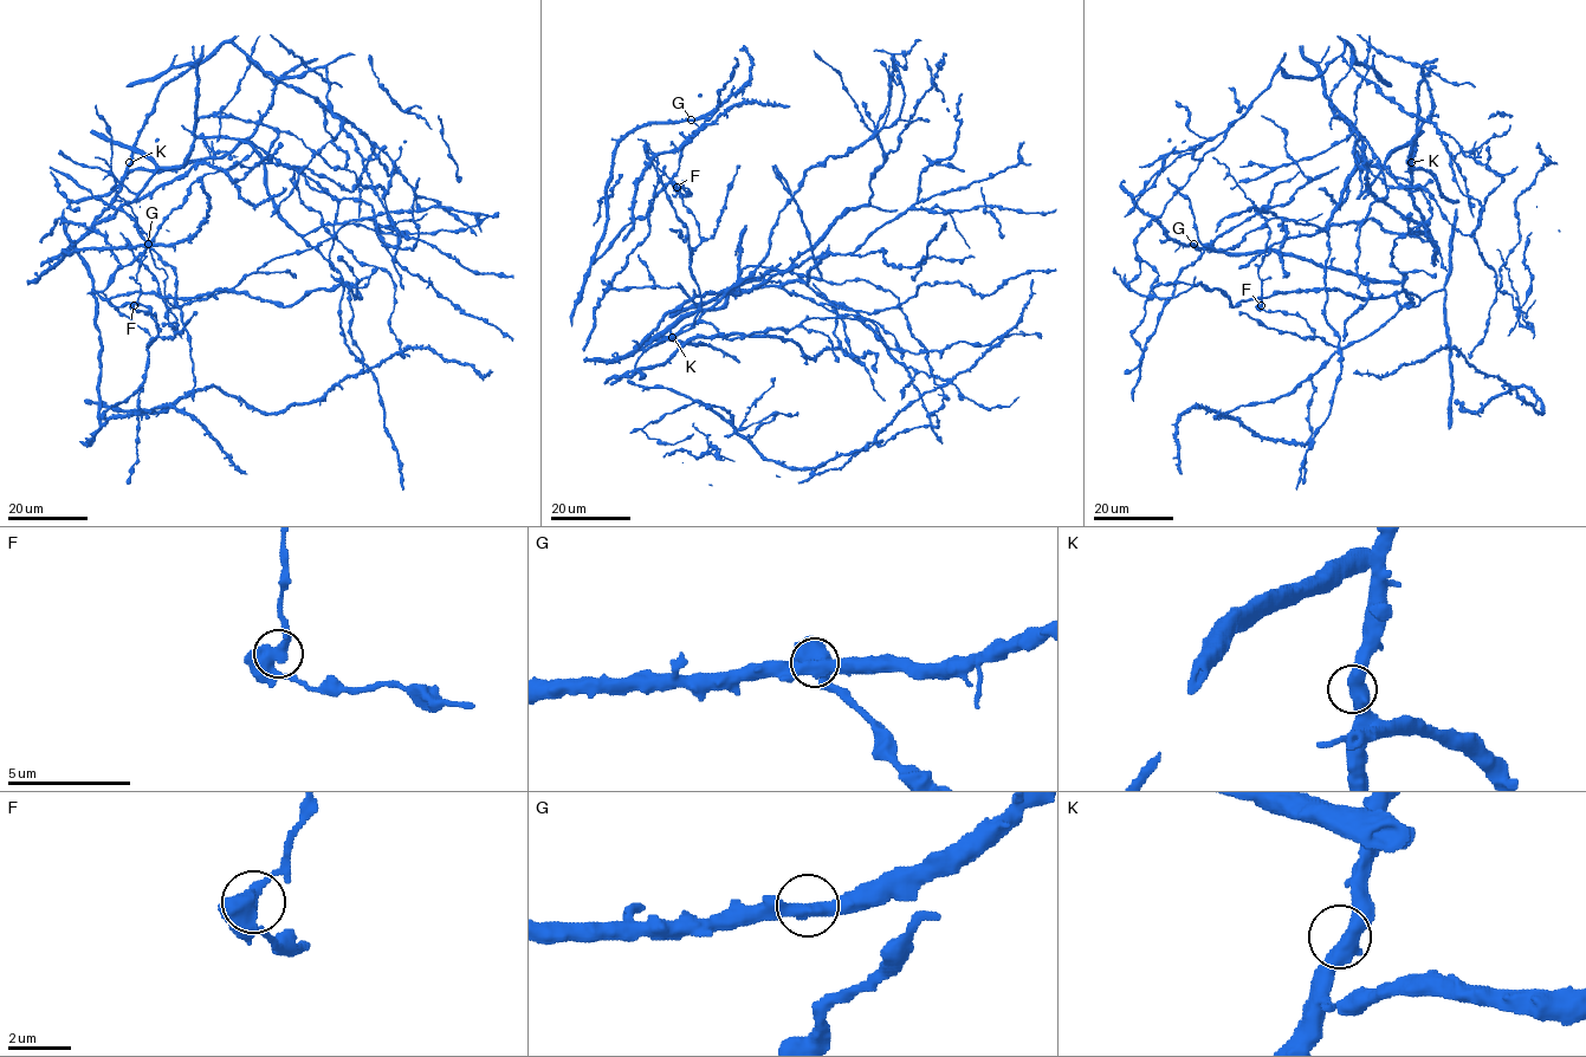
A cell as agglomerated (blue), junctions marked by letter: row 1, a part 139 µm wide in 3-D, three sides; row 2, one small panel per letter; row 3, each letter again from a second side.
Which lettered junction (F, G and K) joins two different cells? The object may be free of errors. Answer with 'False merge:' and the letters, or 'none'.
False merge: F

